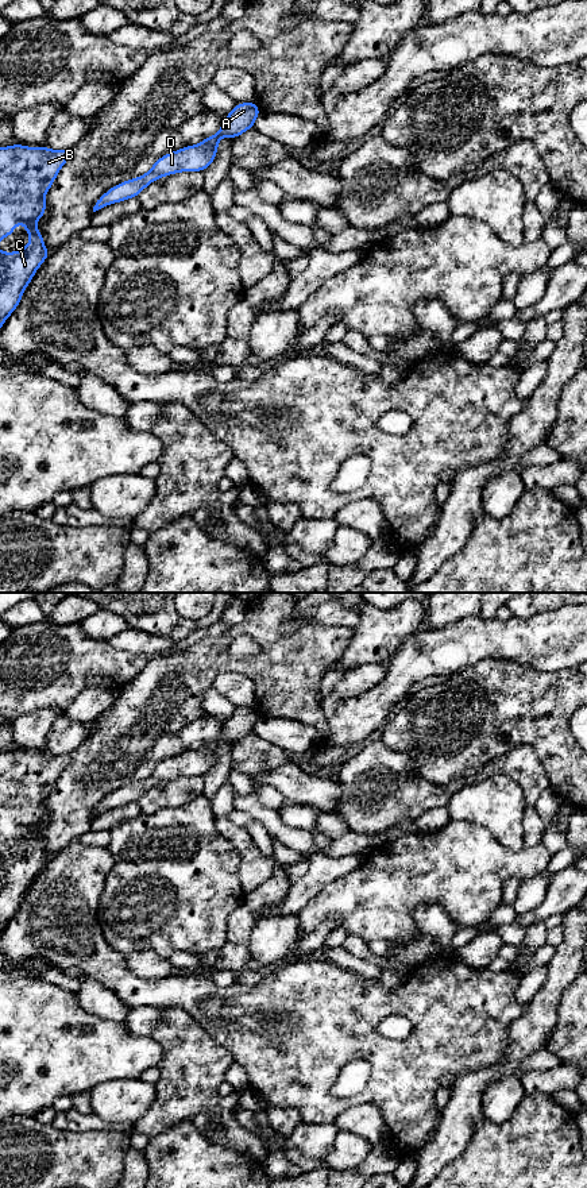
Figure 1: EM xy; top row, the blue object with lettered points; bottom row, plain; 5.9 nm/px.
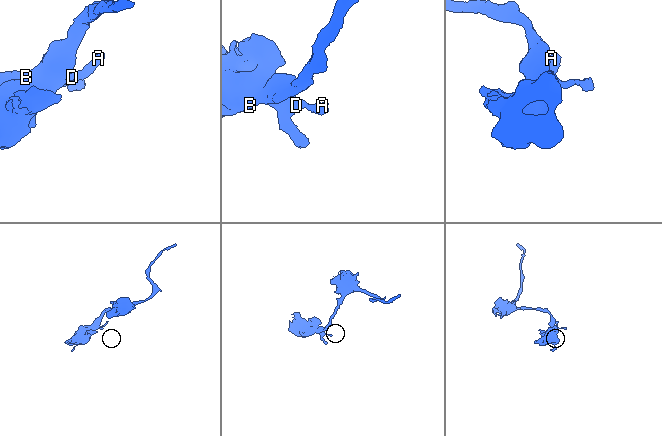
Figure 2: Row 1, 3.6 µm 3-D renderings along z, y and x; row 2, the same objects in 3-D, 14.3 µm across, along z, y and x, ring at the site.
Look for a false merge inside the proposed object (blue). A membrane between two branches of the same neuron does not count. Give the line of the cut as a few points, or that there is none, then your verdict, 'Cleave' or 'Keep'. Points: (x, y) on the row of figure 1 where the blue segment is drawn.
No split. Keep

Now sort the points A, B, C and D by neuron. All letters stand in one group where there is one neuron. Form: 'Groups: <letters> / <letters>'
Groups: A B C D

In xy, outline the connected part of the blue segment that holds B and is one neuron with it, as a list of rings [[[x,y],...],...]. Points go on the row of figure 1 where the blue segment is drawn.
[[[15,143],[0,147],[0,240],[13,234],[13,227],[22,220],[30,234],[30,246],[18,252],[0,252],[0,328],[16,309],[26,286],[31,282],[40,263],[50,254],[43,246],[43,236],[35,223],[46,213],[46,192],[51,188],[58,171],[70,157],[70,150],[50,150],[49,147],[32,148]]]

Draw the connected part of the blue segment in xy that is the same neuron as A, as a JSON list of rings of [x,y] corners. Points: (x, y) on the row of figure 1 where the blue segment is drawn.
[[[240,103],[223,120],[217,134],[208,136],[197,146],[186,146],[182,150],[161,157],[142,177],[124,181],[104,193],[93,207],[93,212],[130,197],[138,197],[140,192],[158,180],[179,171],[204,171],[216,158],[217,144],[221,138],[237,138],[255,126],[260,113],[256,103]]]

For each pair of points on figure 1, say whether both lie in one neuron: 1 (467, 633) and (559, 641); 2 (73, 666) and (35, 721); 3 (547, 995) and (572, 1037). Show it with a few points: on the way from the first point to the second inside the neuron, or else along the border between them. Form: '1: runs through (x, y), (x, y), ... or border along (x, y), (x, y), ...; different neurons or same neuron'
1: runs through (490, 637), (536, 639); same neuron
2: border along (61, 710), (41, 708), (20, 714), (15, 720); different neurons
3: border along (571, 983), (563, 992), (557, 1021), (545, 1041); different neurons

